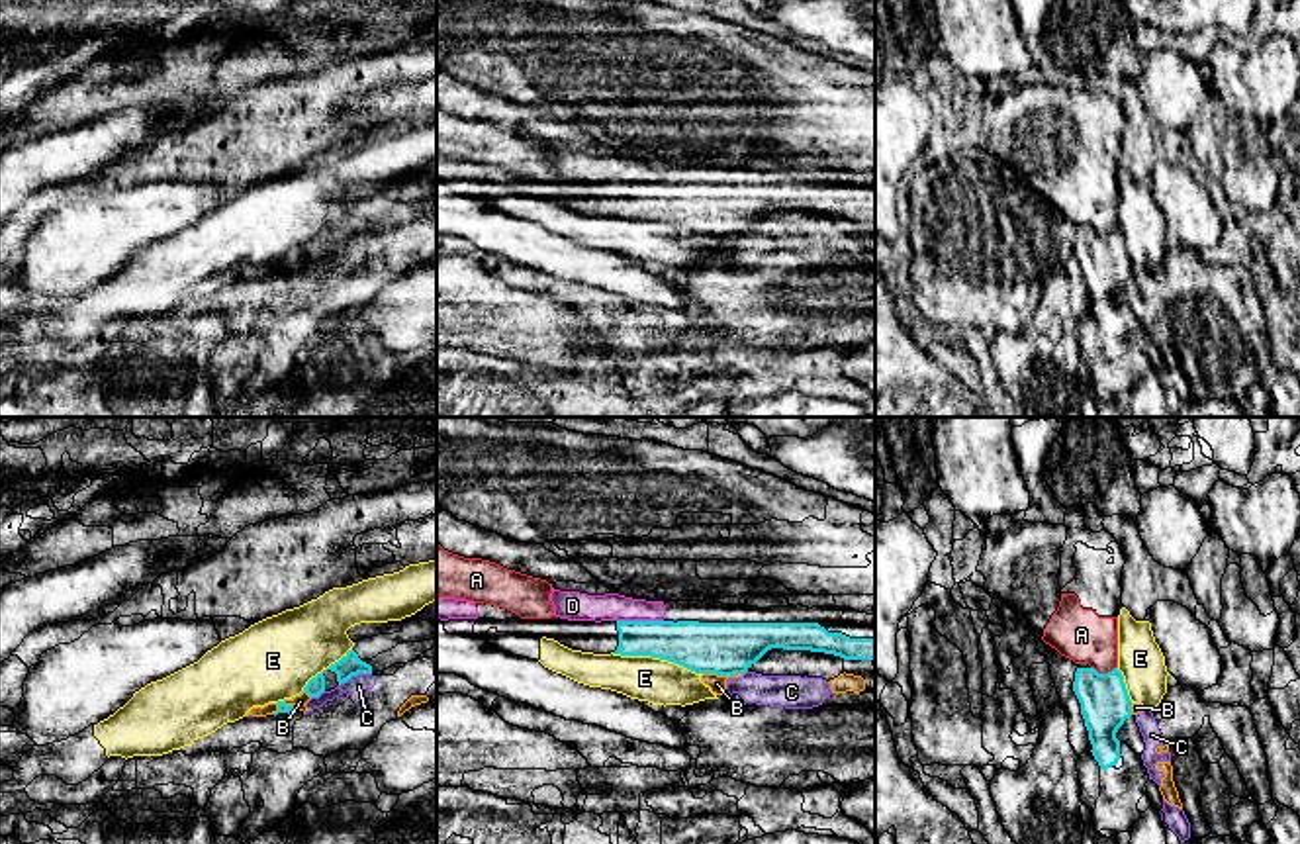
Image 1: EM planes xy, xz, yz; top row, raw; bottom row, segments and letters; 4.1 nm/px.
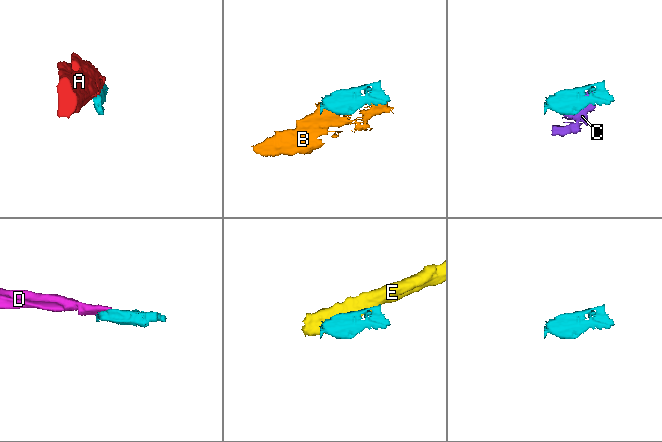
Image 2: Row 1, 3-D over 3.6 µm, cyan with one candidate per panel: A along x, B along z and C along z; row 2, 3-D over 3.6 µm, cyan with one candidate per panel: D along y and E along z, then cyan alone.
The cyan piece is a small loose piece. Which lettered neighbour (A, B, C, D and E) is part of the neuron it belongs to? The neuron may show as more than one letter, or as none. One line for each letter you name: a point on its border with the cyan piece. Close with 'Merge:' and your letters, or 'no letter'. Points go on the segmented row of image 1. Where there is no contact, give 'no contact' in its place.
D: contact xz (641, 621)
Merge: D

